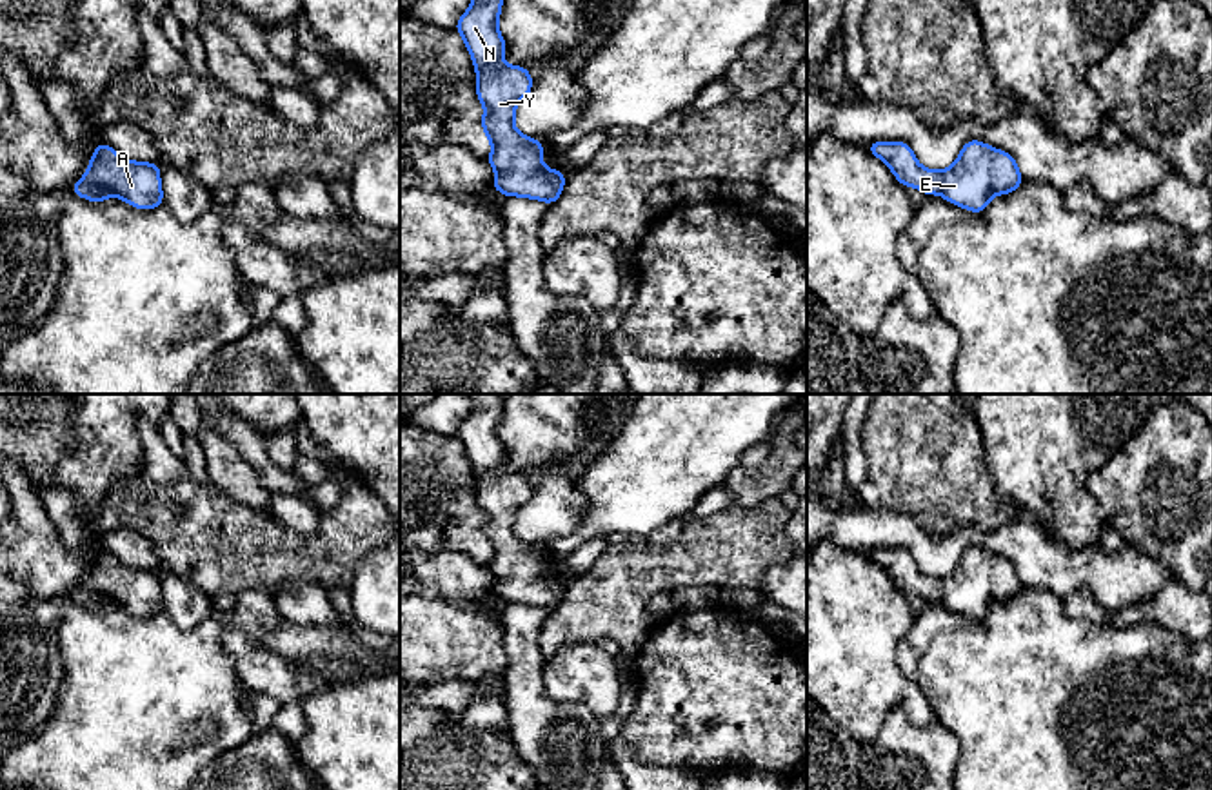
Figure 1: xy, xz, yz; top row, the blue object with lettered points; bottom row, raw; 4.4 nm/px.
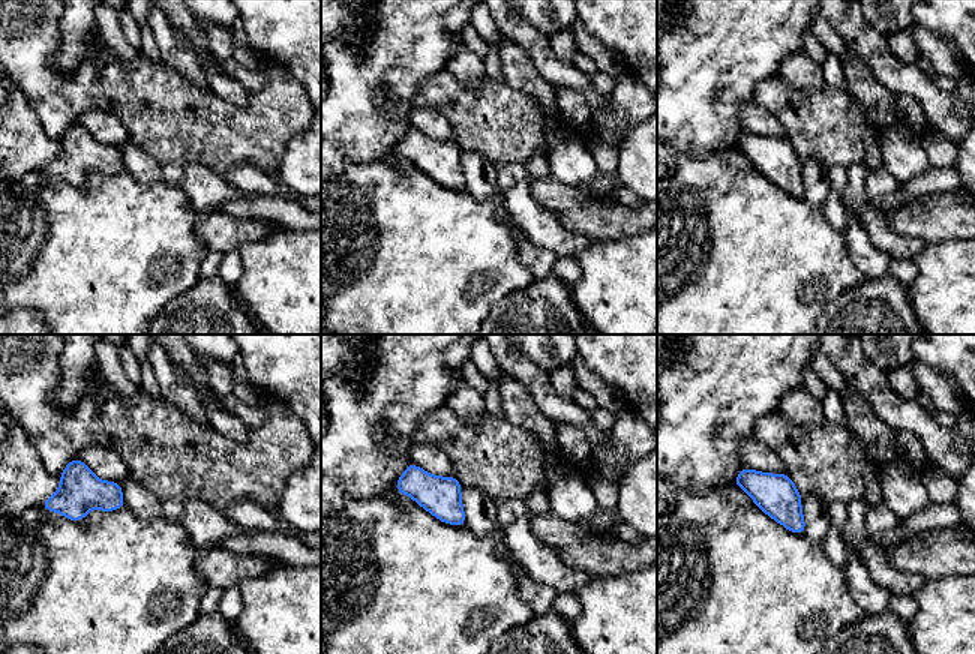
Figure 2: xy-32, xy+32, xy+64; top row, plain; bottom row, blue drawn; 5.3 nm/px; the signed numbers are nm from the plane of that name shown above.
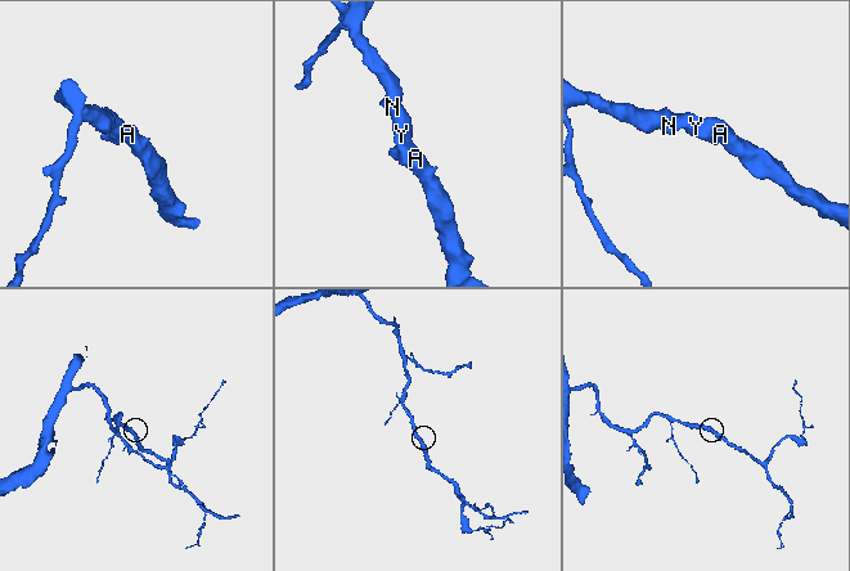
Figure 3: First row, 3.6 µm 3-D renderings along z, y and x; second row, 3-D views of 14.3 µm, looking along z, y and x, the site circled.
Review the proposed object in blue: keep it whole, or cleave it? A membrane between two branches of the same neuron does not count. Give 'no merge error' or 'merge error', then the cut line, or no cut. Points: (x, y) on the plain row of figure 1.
no merge error; no cut

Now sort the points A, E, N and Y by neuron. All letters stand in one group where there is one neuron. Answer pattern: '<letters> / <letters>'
A E N Y

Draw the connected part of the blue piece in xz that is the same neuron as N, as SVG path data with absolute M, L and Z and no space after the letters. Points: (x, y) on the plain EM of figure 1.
M465 394L474 409L456 429L478 481L476 503L483 510L482 534L491 547L487 565L496 576L492 592L505 603L554 610L565 592L565 579L541 570L545 552L514 534L514 516L532 496L529 476L503 472L505 447L498 438L503 400L498 394Z

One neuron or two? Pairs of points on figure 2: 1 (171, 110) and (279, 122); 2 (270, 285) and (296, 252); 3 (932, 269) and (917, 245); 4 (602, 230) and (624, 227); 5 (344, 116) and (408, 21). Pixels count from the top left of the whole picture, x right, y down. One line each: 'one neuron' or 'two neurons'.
1: one neuron
2: one neuron
3: two neurons
4: one neuron
5: one neuron

